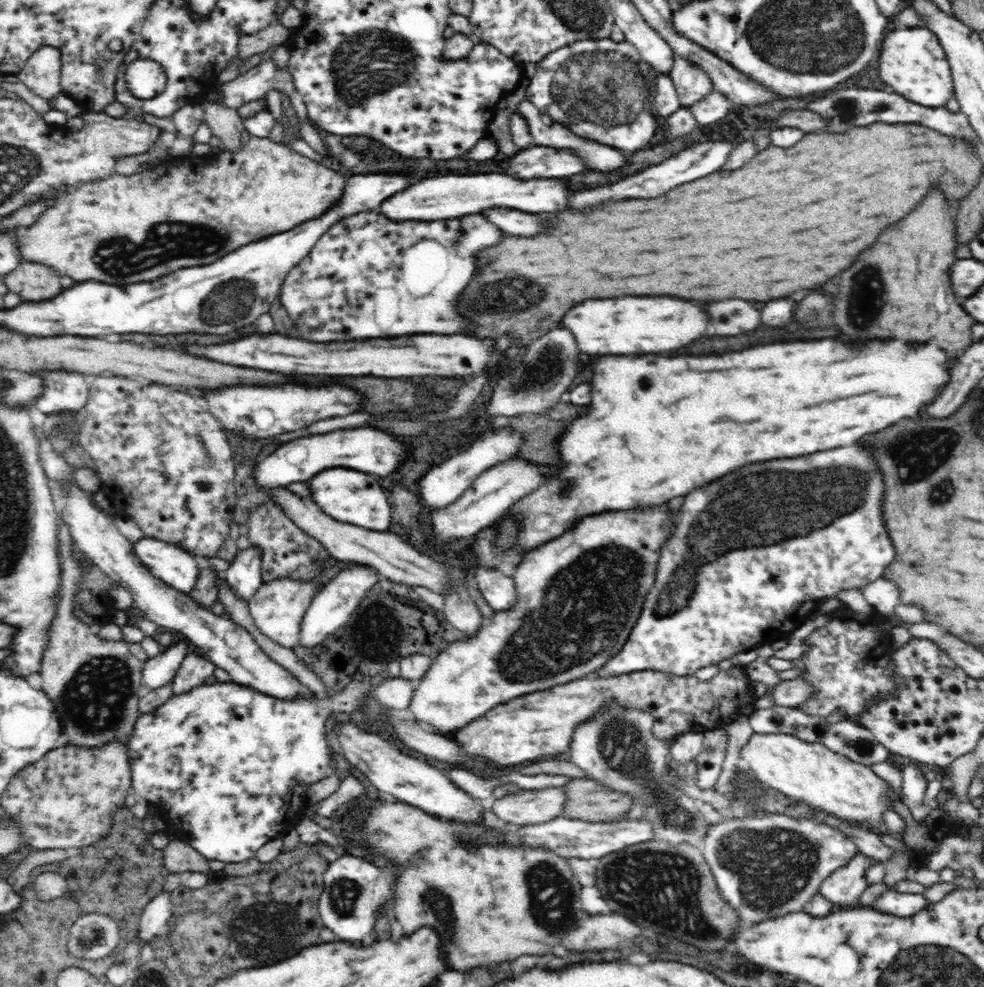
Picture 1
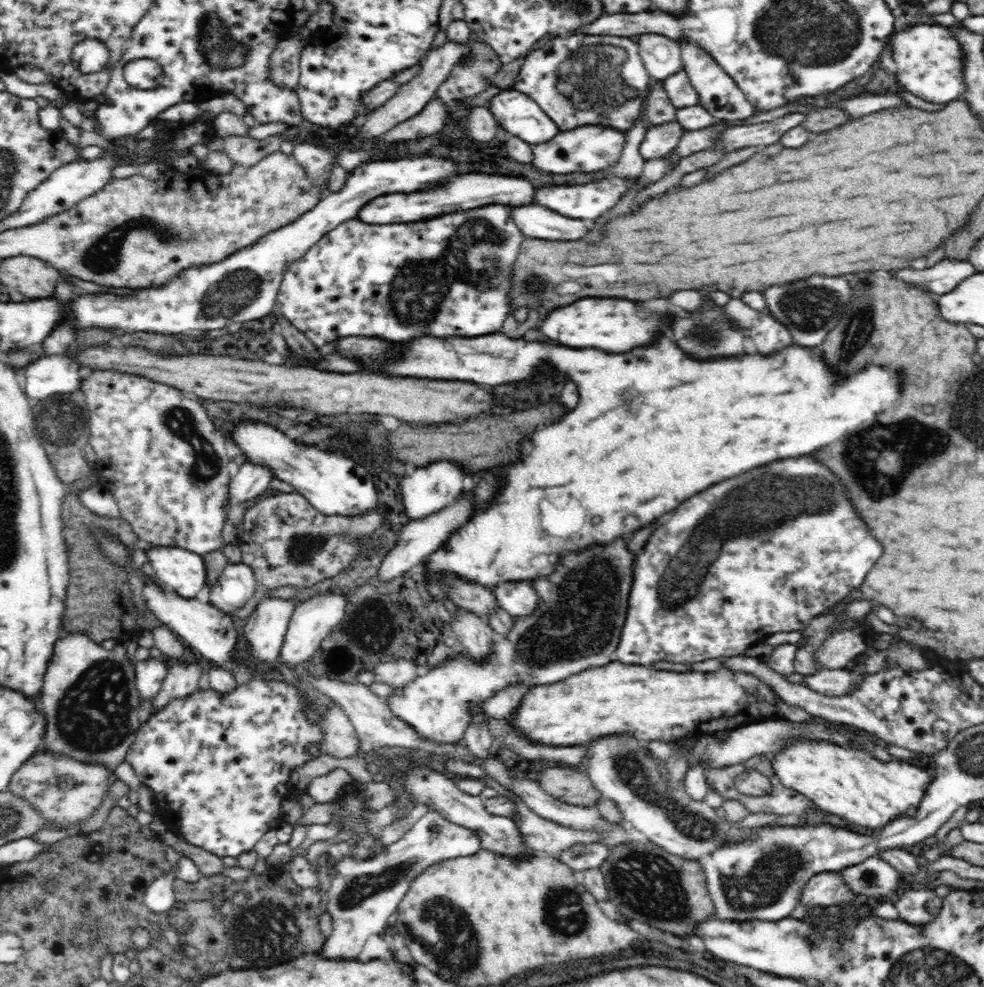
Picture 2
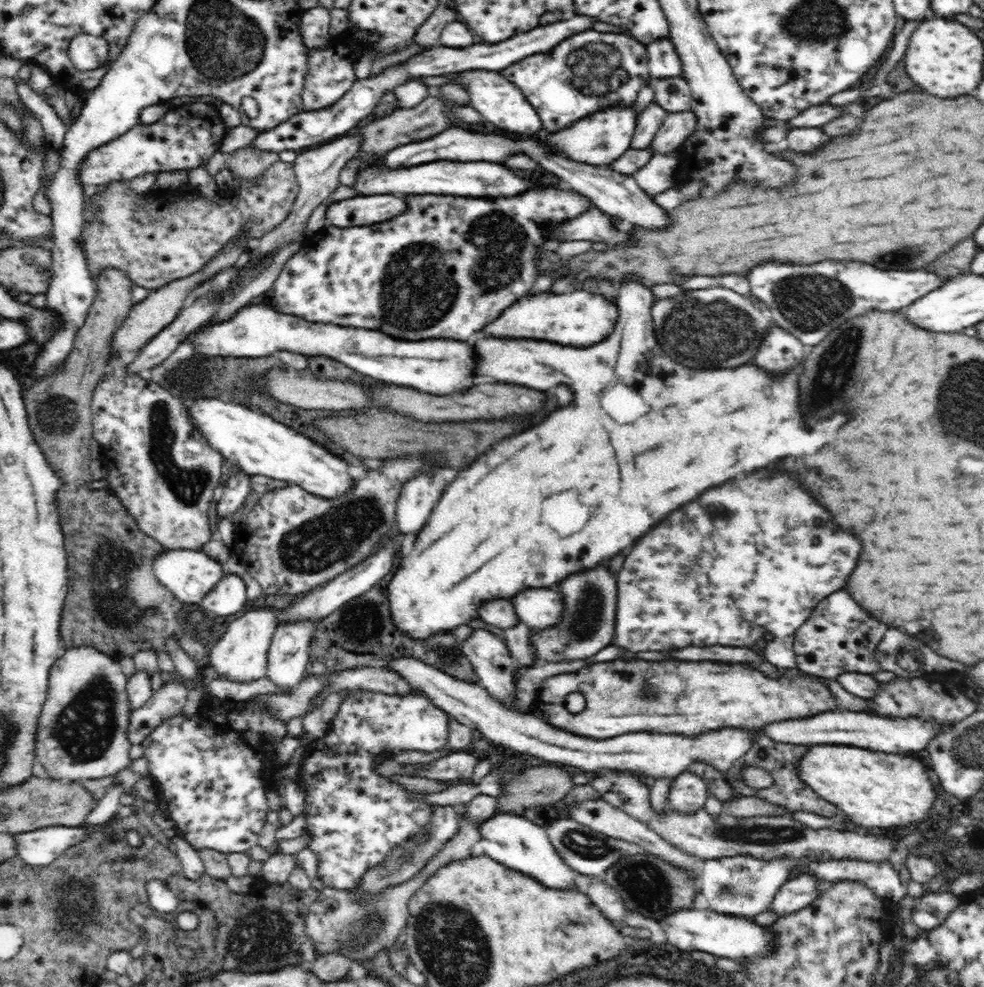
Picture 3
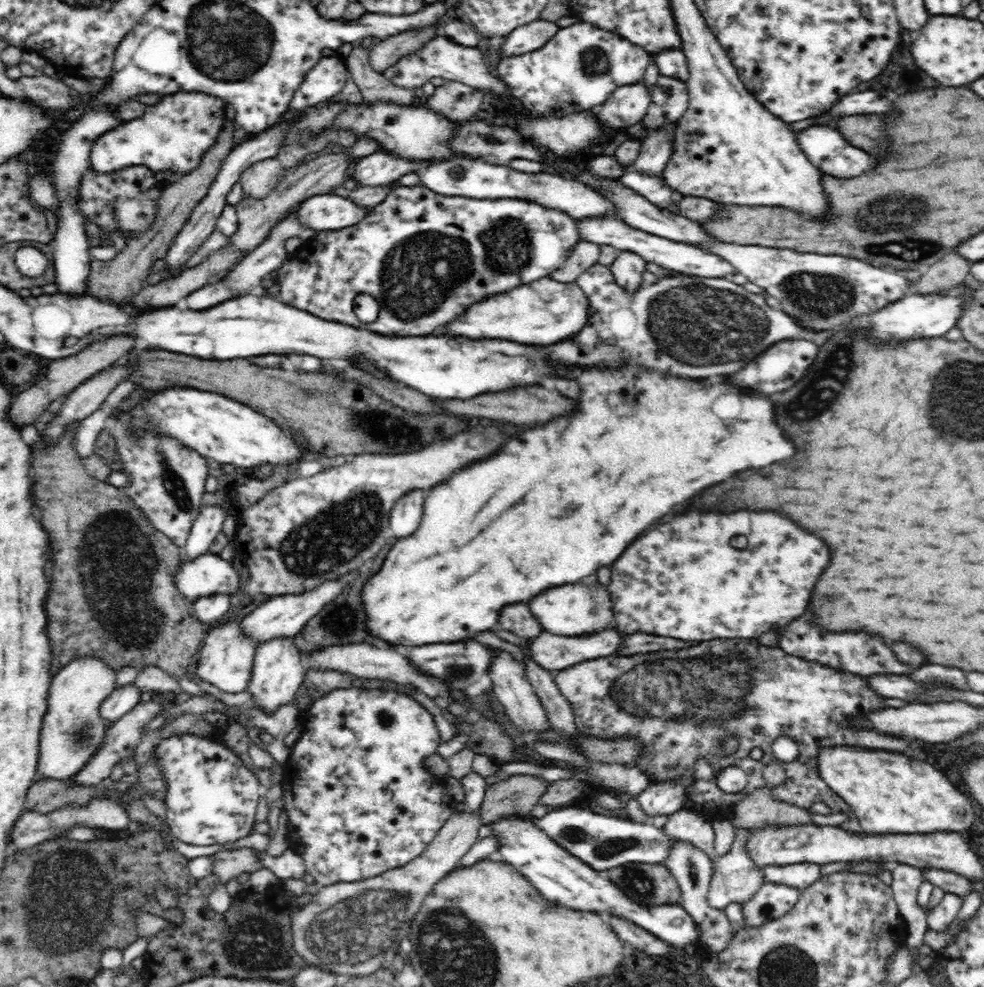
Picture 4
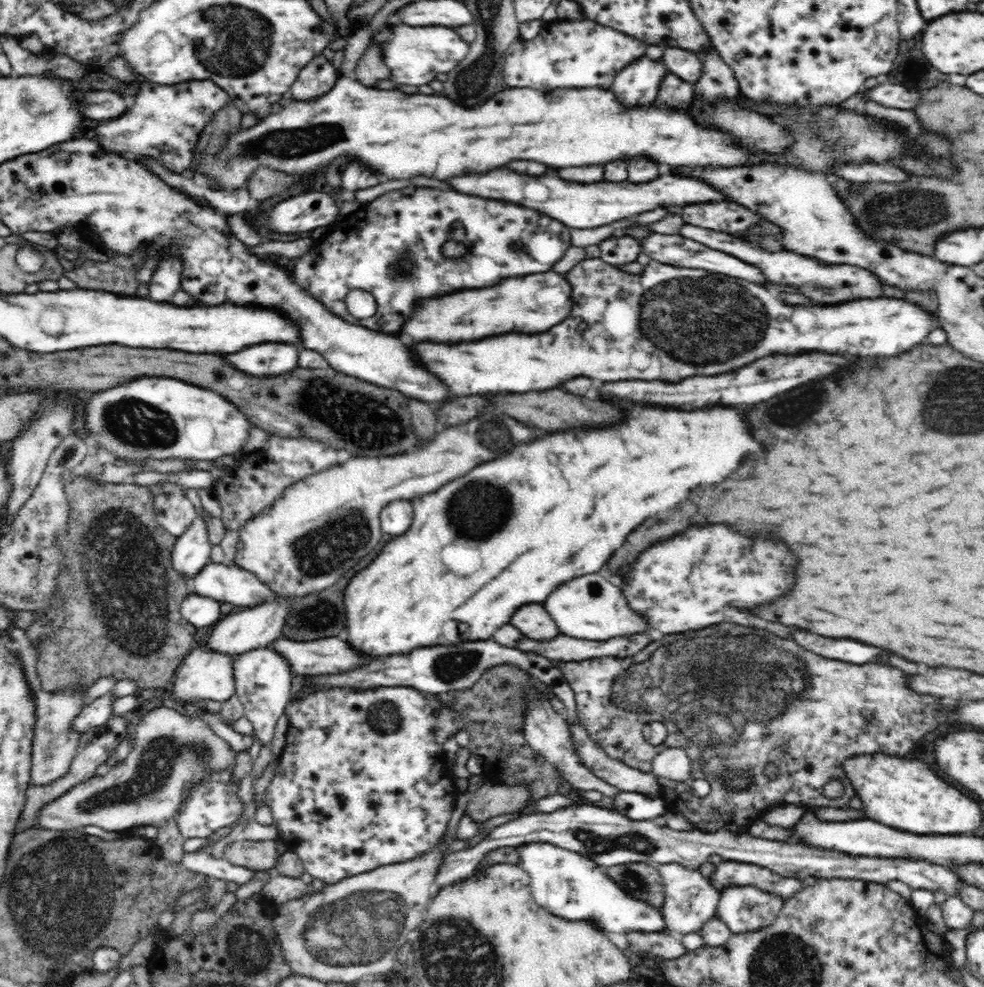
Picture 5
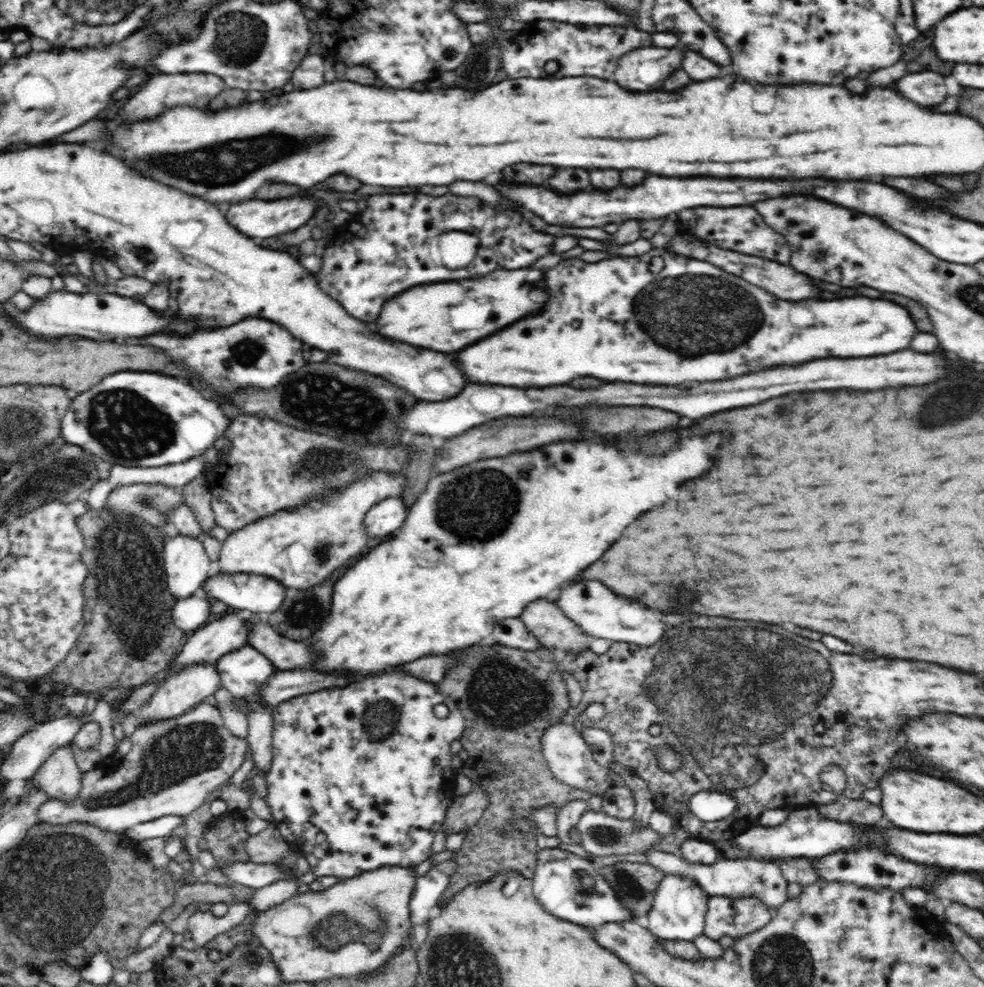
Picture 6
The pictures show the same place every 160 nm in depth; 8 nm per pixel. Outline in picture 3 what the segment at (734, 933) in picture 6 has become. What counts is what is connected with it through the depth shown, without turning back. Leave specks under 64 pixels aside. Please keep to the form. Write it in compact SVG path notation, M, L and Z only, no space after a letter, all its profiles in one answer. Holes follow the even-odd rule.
M801 874L794 877L776 890L776 896L770 904L769 911L780 916L795 913L806 906L810 906L829 882L818 879L812 874Z

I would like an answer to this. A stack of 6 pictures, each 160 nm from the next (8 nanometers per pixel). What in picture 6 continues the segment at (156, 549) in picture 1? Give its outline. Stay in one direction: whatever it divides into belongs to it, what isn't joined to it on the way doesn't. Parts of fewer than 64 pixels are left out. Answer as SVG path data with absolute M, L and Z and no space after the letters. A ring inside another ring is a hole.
M216 574L205 581L200 593L224 604L250 610L250 615L269 616L284 602L286 587L258 574Z

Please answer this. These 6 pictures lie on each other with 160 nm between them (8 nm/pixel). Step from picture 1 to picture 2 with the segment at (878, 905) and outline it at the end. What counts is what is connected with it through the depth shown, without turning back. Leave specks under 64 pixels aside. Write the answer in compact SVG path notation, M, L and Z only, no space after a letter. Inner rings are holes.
M910 886L899 892L898 899L893 903L899 912L899 918L910 924L926 924L933 921L942 908L942 898L935 895L935 891L926 888Z

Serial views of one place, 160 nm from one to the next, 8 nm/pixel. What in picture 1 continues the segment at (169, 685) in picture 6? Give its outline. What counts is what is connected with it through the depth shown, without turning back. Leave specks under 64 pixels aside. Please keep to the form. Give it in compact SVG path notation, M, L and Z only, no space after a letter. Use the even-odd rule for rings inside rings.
M280 578L260 586L257 594L247 600L250 615L258 630L264 636L270 637L276 644L289 649L296 649L300 642L300 628L304 621L304 614L314 599L323 588L318 578L312 580L296 580L294 578Z

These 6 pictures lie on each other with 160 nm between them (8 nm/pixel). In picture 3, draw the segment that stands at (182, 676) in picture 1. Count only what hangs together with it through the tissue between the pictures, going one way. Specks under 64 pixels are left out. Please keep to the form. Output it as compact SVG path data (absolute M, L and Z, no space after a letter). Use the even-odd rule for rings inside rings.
M166 678L166 682L140 708L131 710L128 722L128 739L132 744L141 742L165 718L180 715L187 703L188 690L184 684Z

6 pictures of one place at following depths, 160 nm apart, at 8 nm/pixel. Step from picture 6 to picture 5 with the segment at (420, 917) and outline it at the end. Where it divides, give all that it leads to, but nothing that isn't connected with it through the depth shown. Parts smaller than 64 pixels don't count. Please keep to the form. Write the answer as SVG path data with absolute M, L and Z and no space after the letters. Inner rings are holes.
M580 804L575 807L561 807L554 812L532 812L520 814L518 818L494 827L476 846L462 849L444 856L435 878L435 888L448 886L470 877L481 864L484 854L502 847L519 848L522 844L548 842L566 850L577 852L592 859L598 866L616 866L626 863L649 863L653 865L680 864L686 868L698 869L712 855L720 855L723 860L757 864L784 876L815 876L817 879L832 877L860 879L886 884L889 880L899 880L910 888L944 890L947 896L957 896L964 883L955 871L926 860L906 858L884 858L854 856L836 850L808 847L800 843L764 840L750 834L734 834L730 831L707 833L693 828L690 832L676 831L667 825L658 826L653 820L632 820L614 808L599 804Z

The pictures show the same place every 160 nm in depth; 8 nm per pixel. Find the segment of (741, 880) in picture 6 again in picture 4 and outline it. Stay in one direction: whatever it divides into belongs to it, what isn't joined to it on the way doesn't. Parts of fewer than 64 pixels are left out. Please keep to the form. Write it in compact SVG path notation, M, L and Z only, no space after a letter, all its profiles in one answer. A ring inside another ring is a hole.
M802 862L786 866L762 866L760 871L764 873L764 882L766 883L788 885L804 890L816 880L821 879L820 865Z

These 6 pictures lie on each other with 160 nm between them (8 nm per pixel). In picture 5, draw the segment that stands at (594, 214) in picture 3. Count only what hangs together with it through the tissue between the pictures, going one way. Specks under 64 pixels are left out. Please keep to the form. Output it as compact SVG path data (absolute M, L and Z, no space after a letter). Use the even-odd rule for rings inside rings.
M651 232L648 236L642 237L641 240L641 252L647 254L652 260L669 264L670 266L682 266L684 268L702 268L702 270L708 270L708 272L716 272L716 274L726 274L726 276L732 276L732 278L744 278L748 282L758 282L758 284L764 284L764 276L760 272L760 268L756 266L750 266L730 254L724 254L720 250L712 250L712 248L706 248L704 244L700 242L694 242L694 240L688 240L688 238L682 238L682 236L668 236L668 234L654 234Z

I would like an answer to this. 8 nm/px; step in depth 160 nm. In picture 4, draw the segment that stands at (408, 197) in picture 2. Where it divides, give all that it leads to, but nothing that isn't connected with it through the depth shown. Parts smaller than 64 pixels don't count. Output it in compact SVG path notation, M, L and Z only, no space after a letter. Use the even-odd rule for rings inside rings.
M333 193L312 195L295 209L304 227L313 231L340 230L366 218L371 208L363 208L348 197Z

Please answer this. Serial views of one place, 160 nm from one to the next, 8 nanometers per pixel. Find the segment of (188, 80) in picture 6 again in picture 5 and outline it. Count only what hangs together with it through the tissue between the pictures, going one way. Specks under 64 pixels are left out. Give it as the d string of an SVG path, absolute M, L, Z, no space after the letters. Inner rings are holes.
M208 80L167 86L142 81L137 86L138 94L130 100L125 114L97 126L94 139L110 154L137 160L147 156L158 160L170 172L185 174L191 166L200 134L214 114L229 104L229 95Z

